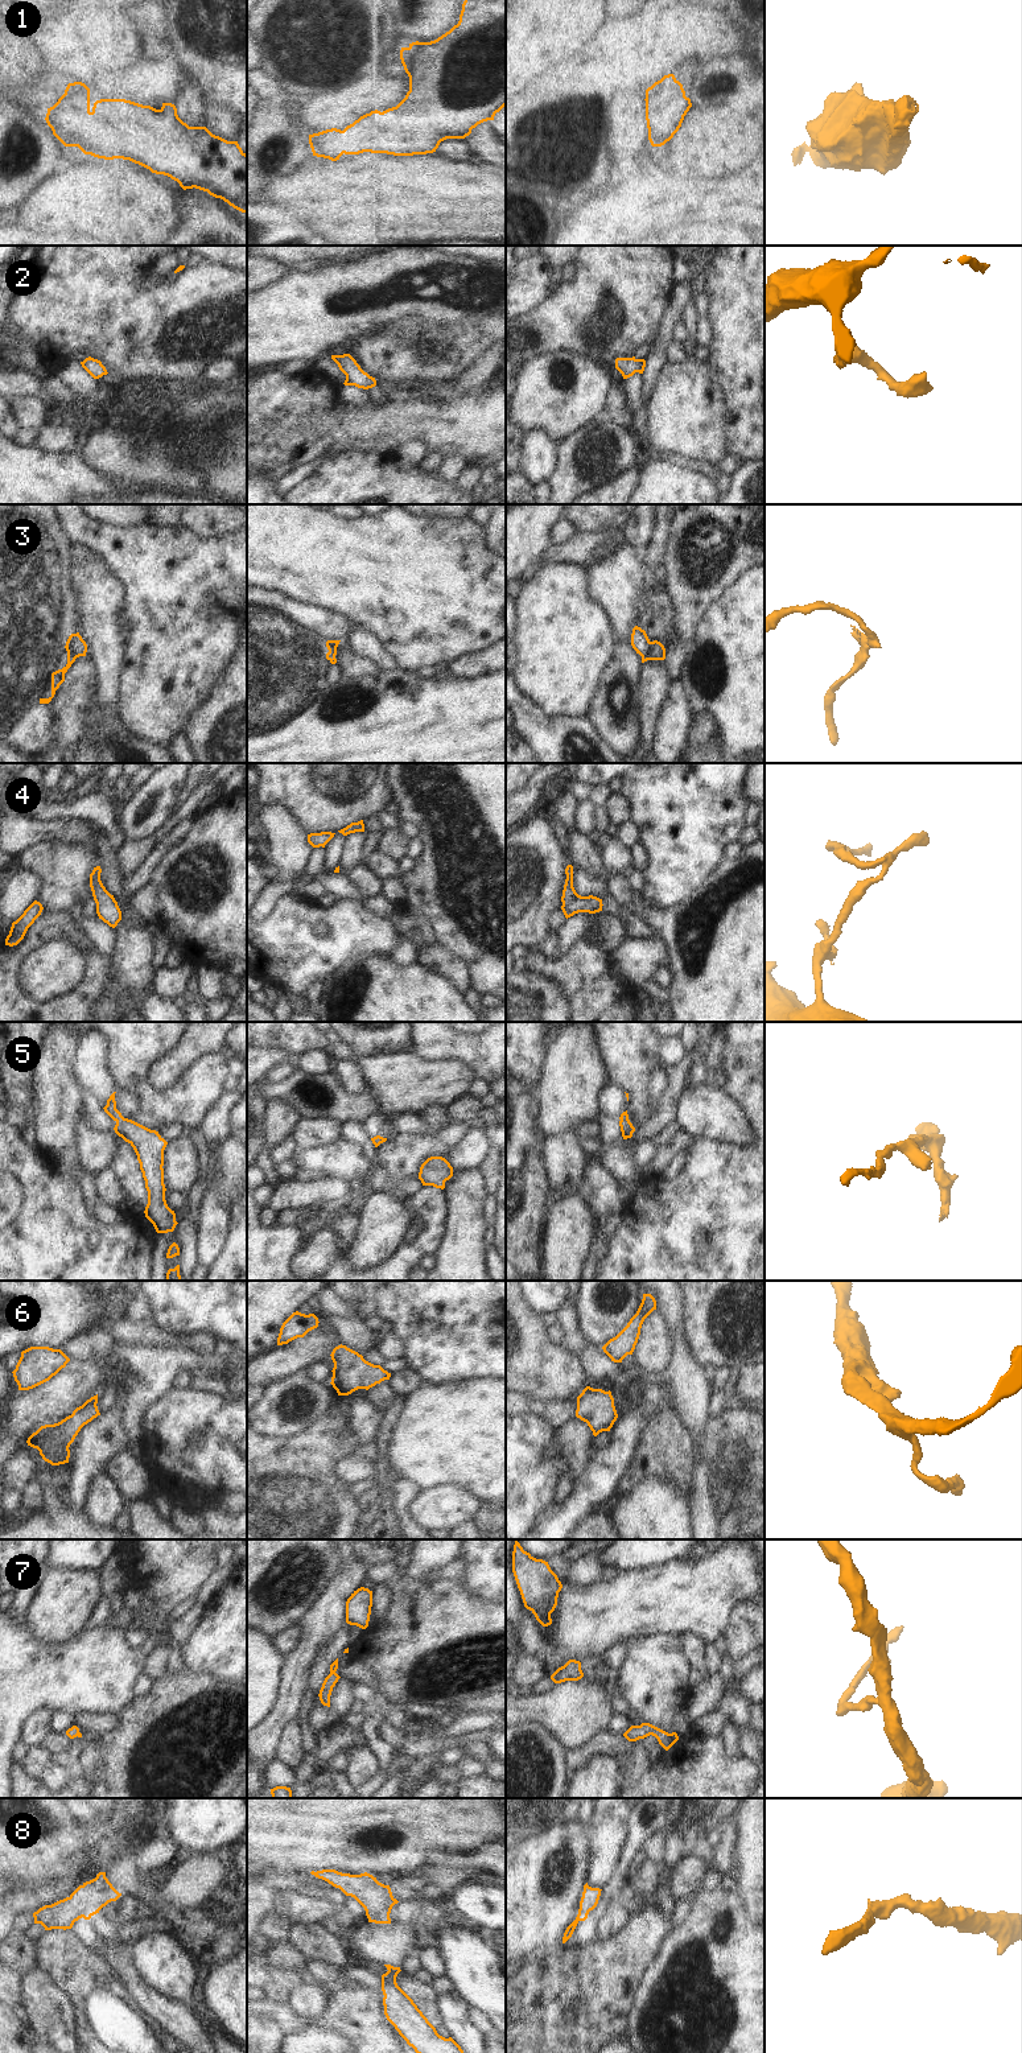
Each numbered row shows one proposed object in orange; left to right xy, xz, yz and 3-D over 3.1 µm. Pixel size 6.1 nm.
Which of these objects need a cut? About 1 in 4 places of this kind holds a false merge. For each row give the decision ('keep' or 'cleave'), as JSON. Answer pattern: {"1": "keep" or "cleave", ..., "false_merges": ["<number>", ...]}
{"1": "keep", "2": "keep", "3": "cleave", "4": "keep", "5": "keep", "6": "keep", "7": "keep", "8": "keep", "false_merges": ["3"]}

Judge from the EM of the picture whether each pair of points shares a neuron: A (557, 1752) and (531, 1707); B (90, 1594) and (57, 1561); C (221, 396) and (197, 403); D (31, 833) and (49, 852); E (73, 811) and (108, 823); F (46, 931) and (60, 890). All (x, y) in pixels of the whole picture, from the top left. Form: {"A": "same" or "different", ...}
{"A": "different", "B": "different", "C": "same", "D": "different", "E": "same", "F": "different"}

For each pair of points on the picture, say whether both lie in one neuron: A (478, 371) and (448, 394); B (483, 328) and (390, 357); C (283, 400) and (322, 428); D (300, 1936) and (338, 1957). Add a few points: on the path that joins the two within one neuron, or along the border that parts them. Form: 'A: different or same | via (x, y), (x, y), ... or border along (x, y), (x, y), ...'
A: same | via (470, 379), (464, 386), (456, 388)
B: same | via (460, 343), (446, 351), (413, 351)
C: different | border along (334, 405), (321, 415), (305, 419), (295, 442)
D: same | via (309, 1938), (316, 1942), (324, 1942), (329, 1948)

